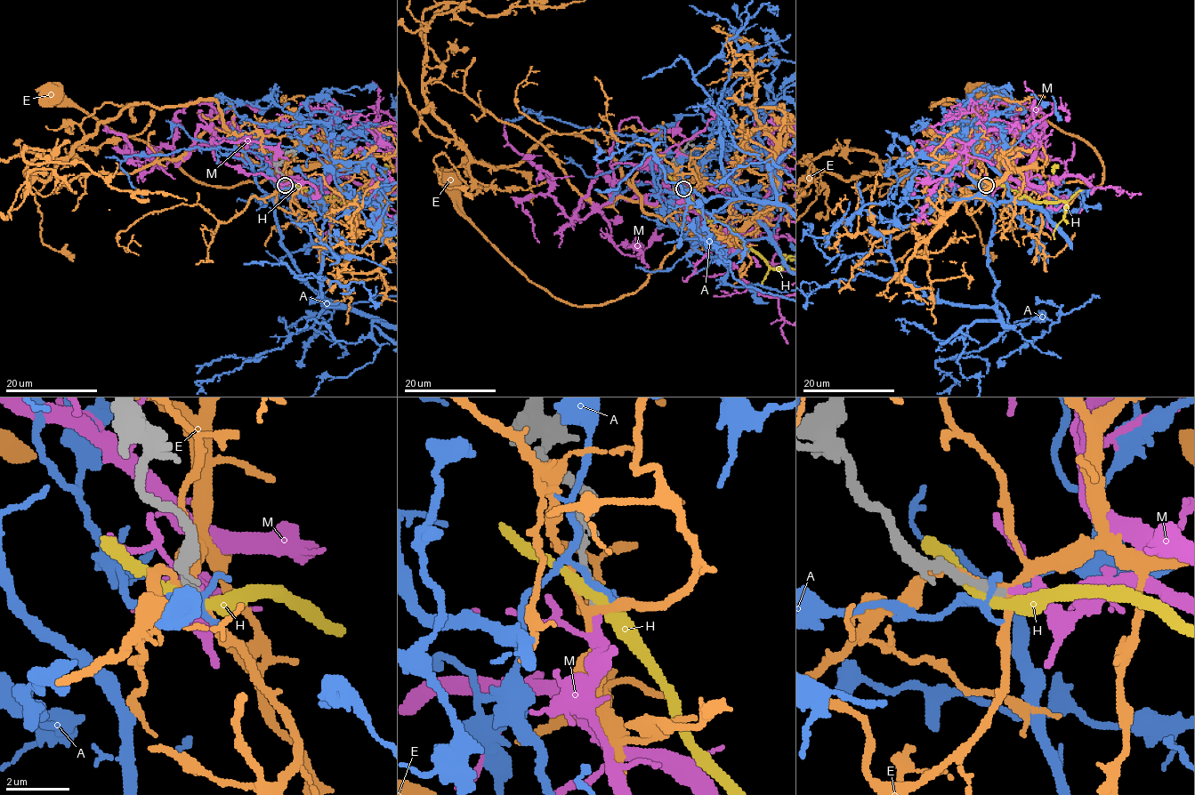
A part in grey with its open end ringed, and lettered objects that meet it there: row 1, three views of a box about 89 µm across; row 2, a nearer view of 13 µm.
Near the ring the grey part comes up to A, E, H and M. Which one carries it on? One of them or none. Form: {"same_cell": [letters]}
{"same_cell": ["M"]}

